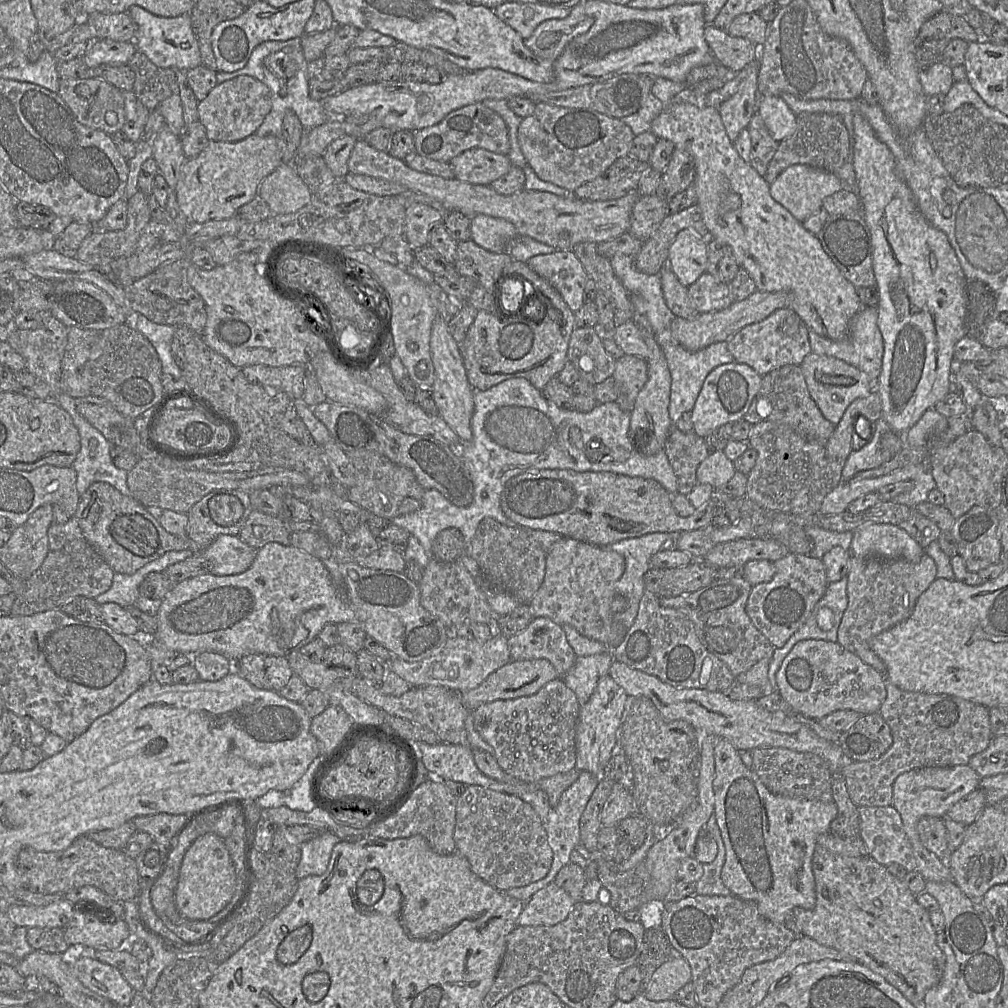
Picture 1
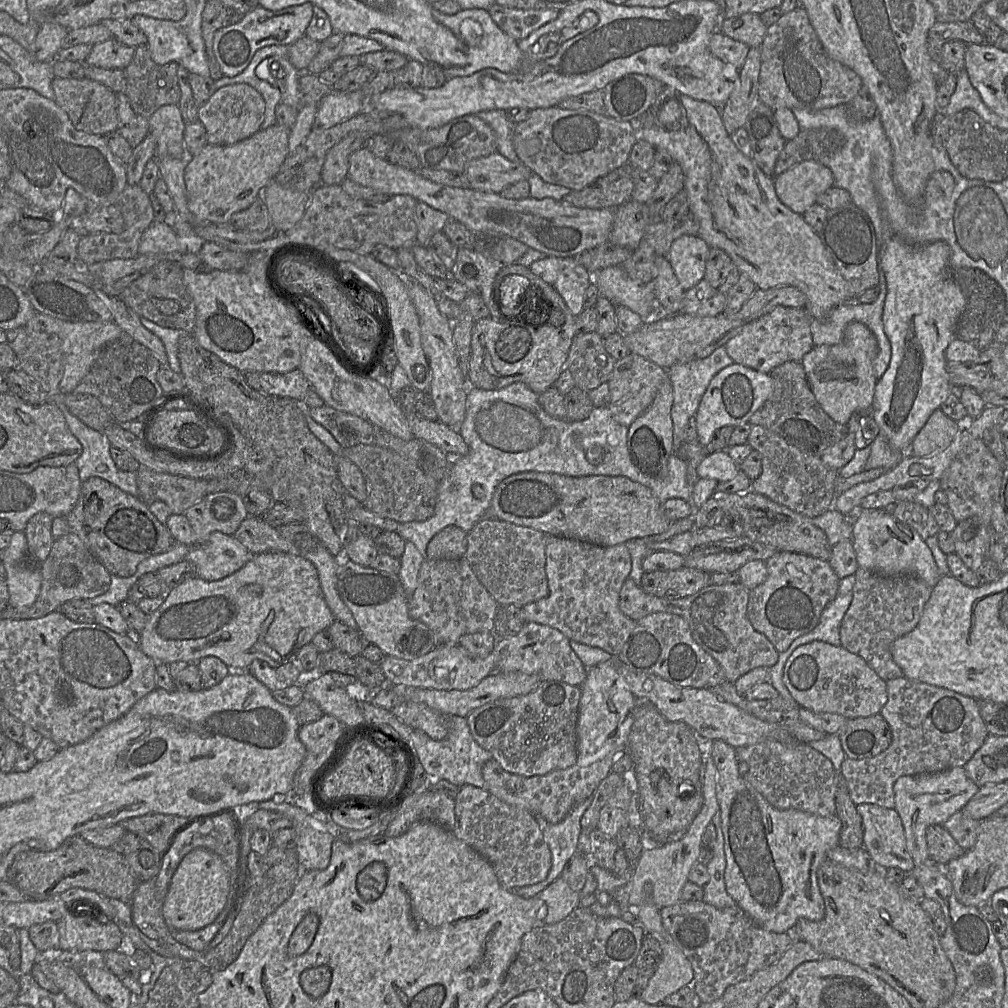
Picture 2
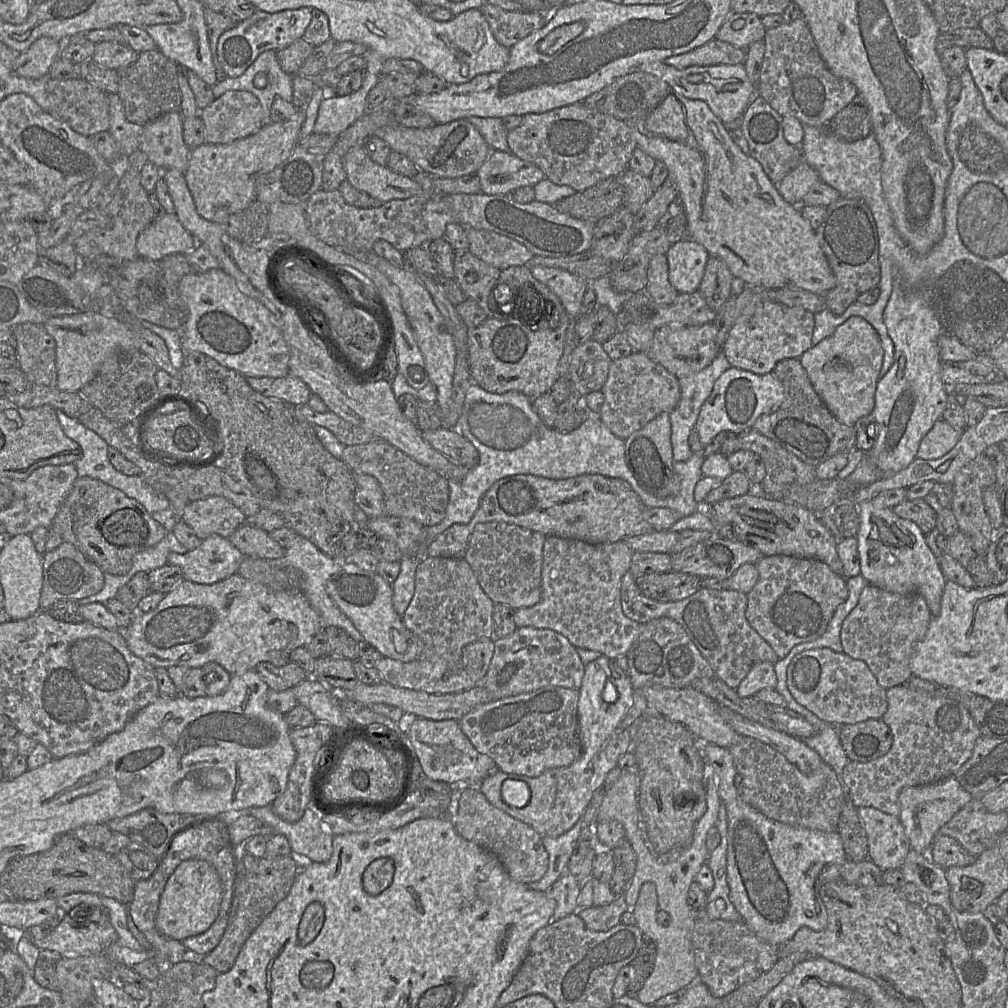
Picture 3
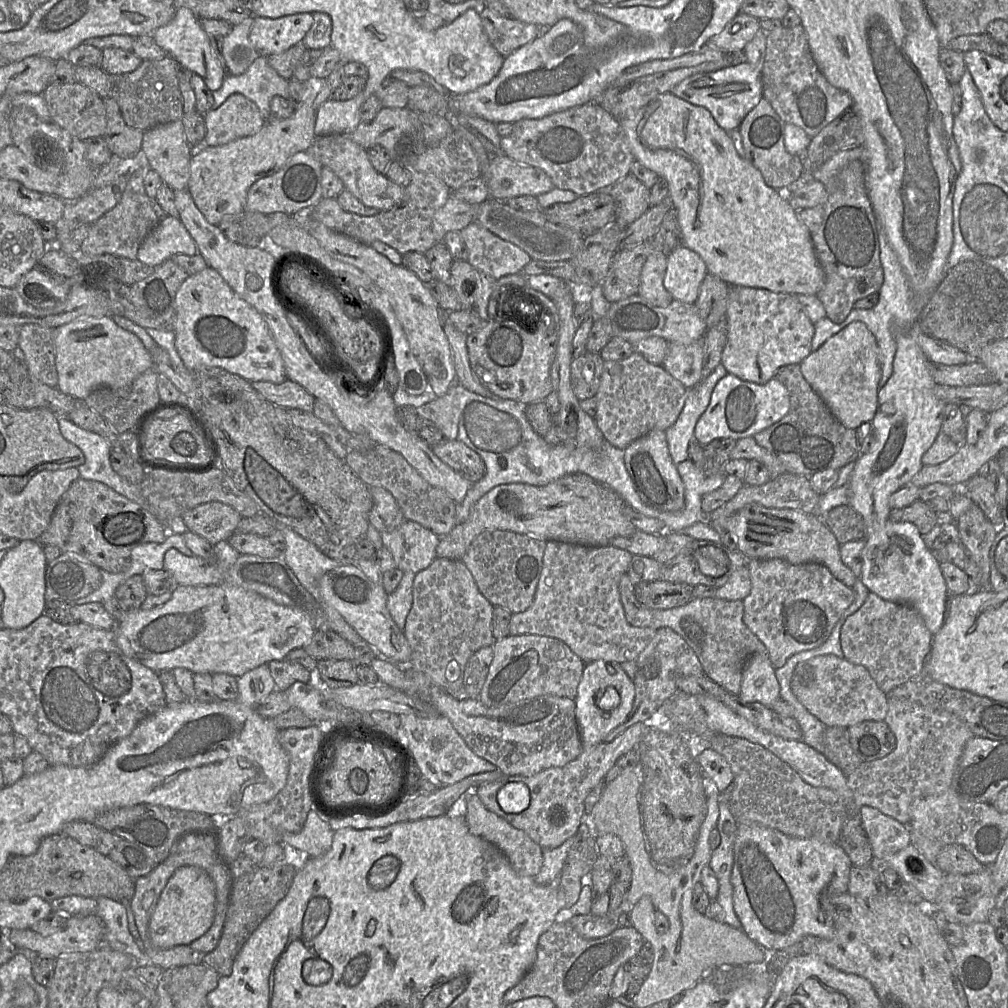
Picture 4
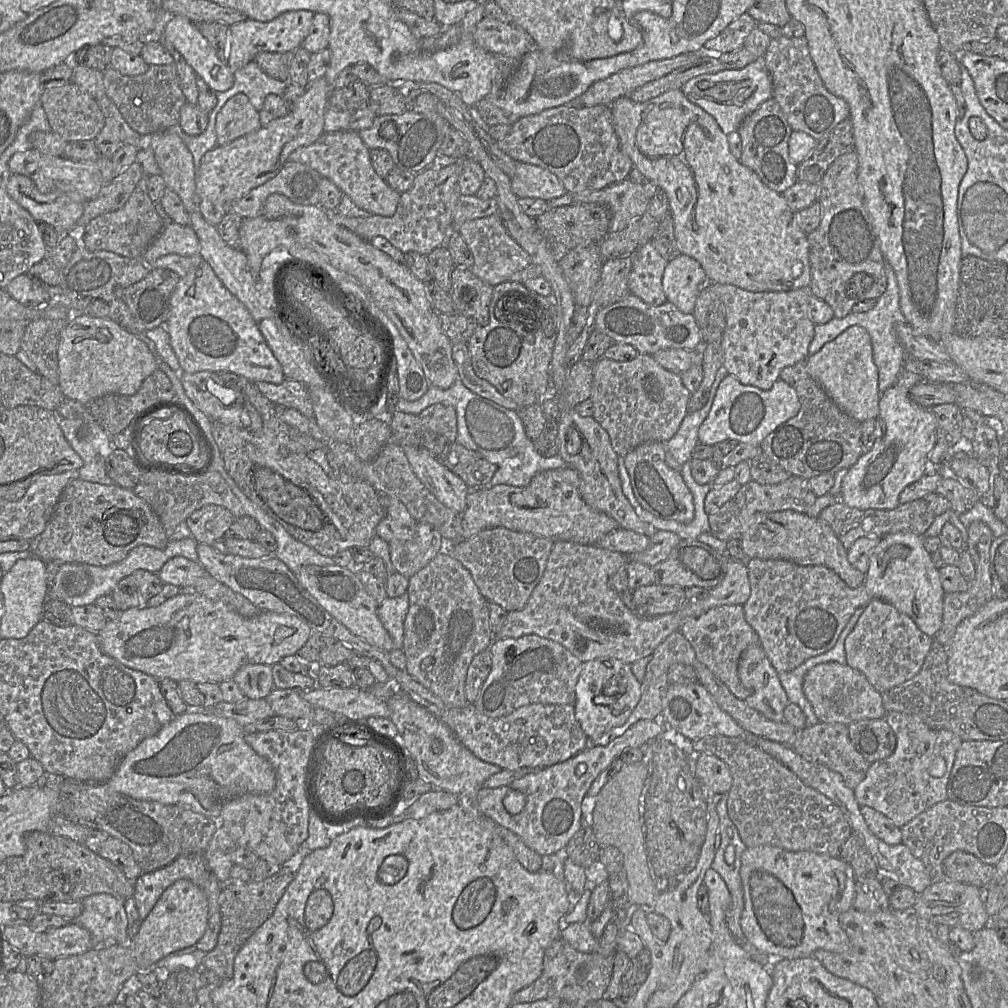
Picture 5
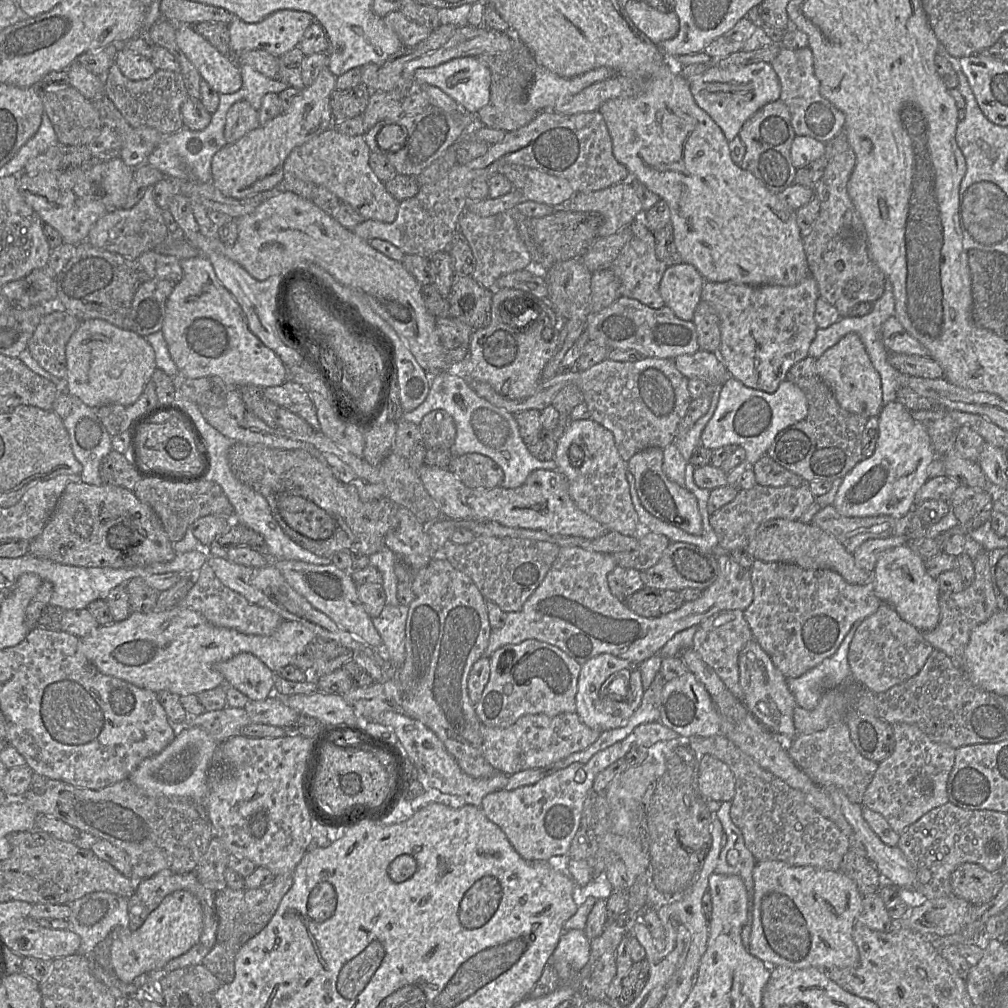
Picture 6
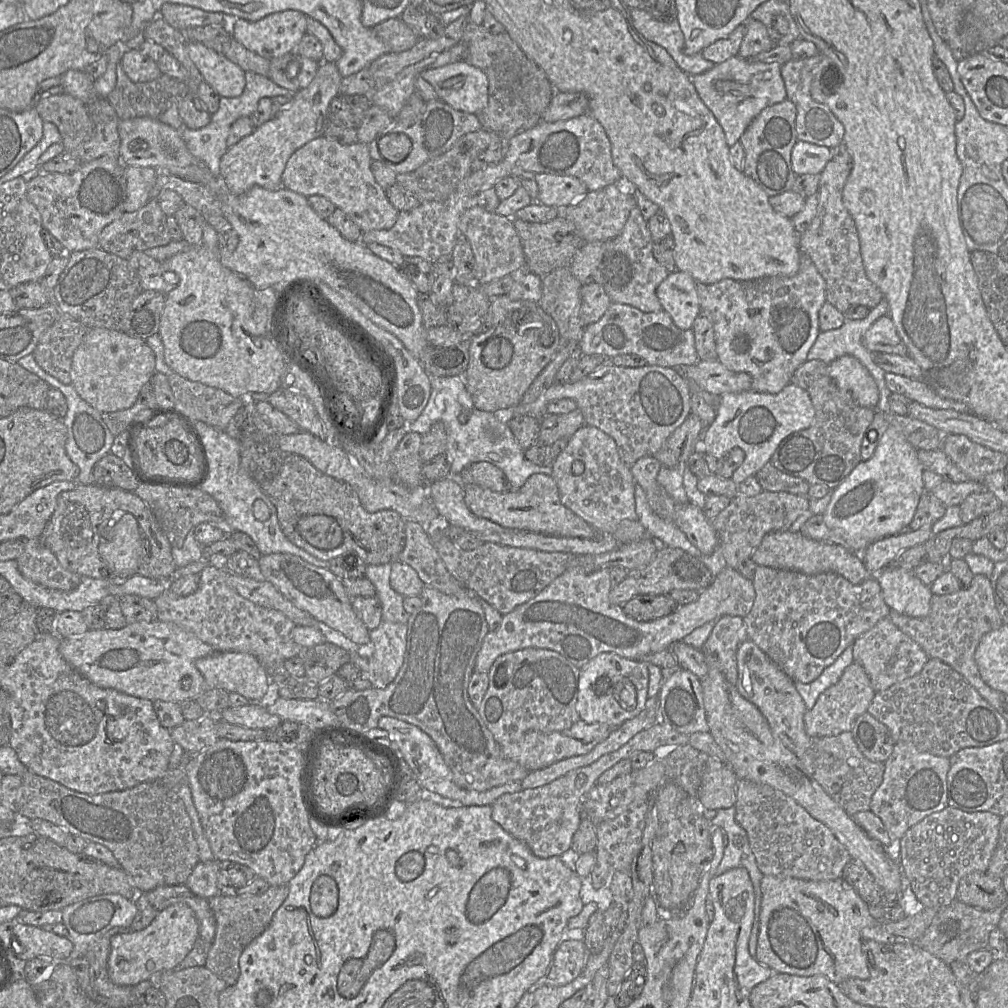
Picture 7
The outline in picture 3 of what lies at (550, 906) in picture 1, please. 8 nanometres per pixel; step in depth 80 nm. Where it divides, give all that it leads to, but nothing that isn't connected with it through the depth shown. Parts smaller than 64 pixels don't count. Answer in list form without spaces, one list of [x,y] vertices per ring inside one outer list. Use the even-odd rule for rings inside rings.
[[[567,872],[551,886],[548,892],[556,900],[556,907],[550,923],[558,921],[578,910],[577,899],[580,891],[581,885]]]

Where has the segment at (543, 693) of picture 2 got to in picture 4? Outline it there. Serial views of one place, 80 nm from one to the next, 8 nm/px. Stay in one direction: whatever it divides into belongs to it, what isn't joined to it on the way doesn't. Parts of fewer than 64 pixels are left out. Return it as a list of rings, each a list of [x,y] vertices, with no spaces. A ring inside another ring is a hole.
[[[437,686],[431,687],[425,700],[449,719],[467,746],[479,757],[494,764],[503,775],[533,776],[551,767],[561,767],[574,760],[582,751],[575,701],[566,697],[544,694],[499,707],[486,707],[478,698],[456,699]]]

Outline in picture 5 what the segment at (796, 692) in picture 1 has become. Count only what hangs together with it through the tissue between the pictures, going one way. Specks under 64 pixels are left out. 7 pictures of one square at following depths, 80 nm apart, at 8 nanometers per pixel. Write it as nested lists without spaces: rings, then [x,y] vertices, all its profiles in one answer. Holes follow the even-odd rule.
[[[820,663],[811,668],[803,680],[803,691],[820,722],[849,725],[862,719],[880,719],[886,714],[881,693],[860,671],[848,664]]]

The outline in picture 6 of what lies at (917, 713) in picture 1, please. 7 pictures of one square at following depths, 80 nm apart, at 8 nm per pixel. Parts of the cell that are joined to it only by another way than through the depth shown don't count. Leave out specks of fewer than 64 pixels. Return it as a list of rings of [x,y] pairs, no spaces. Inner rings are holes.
[[[895,723],[892,724],[892,728],[895,739],[894,751],[878,763],[861,804],[880,813],[892,829],[901,834],[928,811],[949,801],[947,781],[954,765],[956,749],[932,741],[912,724]]]

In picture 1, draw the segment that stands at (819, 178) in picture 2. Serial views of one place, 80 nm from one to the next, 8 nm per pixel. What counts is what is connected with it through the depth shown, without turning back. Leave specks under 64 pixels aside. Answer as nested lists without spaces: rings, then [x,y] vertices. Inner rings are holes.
[[[796,164],[787,167],[770,185],[771,197],[788,210],[800,223],[822,209],[823,200],[843,189],[843,184],[833,172],[808,165]]]

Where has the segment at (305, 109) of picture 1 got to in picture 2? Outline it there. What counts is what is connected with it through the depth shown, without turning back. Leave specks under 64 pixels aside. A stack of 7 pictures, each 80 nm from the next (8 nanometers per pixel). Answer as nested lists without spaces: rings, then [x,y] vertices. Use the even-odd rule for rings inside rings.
[[[270,45],[257,50],[249,65],[238,75],[233,77],[223,76],[219,80],[215,81],[214,85],[216,90],[231,84],[246,83],[255,88],[264,98],[265,101],[265,113],[264,120],[260,129],[264,130],[272,125],[276,124],[275,108],[282,102],[292,107],[300,108],[301,100],[299,96],[298,80],[302,72],[298,71],[288,59],[289,45]],[[265,59],[272,59],[271,63],[275,69],[277,78],[277,85],[273,85],[267,80],[263,80],[257,77],[256,68]]]

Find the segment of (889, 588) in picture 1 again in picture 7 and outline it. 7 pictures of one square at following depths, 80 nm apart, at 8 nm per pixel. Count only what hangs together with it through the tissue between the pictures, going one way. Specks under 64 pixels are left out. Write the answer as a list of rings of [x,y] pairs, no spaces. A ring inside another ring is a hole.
[[[889,616],[859,636],[852,647],[854,662],[864,668],[876,692],[918,674],[929,659],[921,646],[902,632]]]

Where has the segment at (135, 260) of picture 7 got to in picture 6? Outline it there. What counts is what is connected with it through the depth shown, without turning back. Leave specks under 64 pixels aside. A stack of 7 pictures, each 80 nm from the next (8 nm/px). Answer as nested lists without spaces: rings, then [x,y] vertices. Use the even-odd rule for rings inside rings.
[[[150,250],[141,254],[137,261],[149,279],[169,279],[175,283],[182,279],[180,259],[175,256],[165,255],[159,250]]]

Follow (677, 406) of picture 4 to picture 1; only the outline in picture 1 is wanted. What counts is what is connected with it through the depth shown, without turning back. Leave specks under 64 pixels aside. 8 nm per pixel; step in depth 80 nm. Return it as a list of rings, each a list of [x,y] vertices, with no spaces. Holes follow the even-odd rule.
[[[625,354],[616,361],[612,377],[619,389],[616,402],[624,411],[631,413],[637,396],[648,379],[647,361]]]

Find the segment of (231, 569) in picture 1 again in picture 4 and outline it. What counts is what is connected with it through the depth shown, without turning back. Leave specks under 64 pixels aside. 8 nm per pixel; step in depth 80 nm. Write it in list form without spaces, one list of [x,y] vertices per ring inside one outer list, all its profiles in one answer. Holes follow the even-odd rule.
[[[227,540],[213,546],[216,555],[214,563],[193,556],[185,556],[176,549],[169,549],[164,557],[163,569],[182,586],[208,586],[224,583],[229,569],[240,554]]]

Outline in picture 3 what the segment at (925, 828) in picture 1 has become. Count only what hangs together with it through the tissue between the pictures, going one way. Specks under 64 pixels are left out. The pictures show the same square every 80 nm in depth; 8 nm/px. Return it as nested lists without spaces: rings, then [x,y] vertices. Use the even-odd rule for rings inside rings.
[[[936,834],[929,850],[929,857],[938,866],[947,869],[952,866],[969,866],[976,861],[954,838]]]

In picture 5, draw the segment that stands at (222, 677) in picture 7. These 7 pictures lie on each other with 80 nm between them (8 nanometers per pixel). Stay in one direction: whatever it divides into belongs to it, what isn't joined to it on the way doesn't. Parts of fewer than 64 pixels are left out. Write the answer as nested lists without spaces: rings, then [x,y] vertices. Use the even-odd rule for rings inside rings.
[[[245,664],[233,677],[248,699],[265,699],[275,688],[270,665]]]

